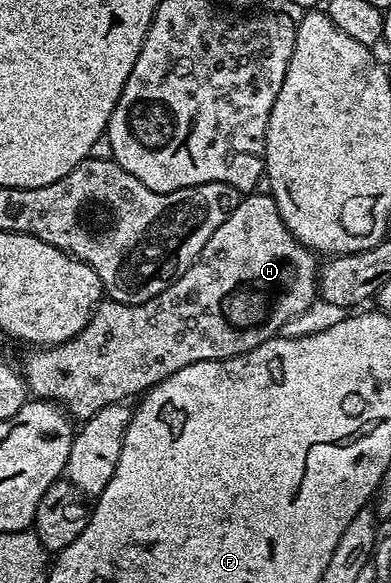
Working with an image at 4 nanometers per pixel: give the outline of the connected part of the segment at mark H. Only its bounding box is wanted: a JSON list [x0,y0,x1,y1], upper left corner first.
[22,192,318,420]

